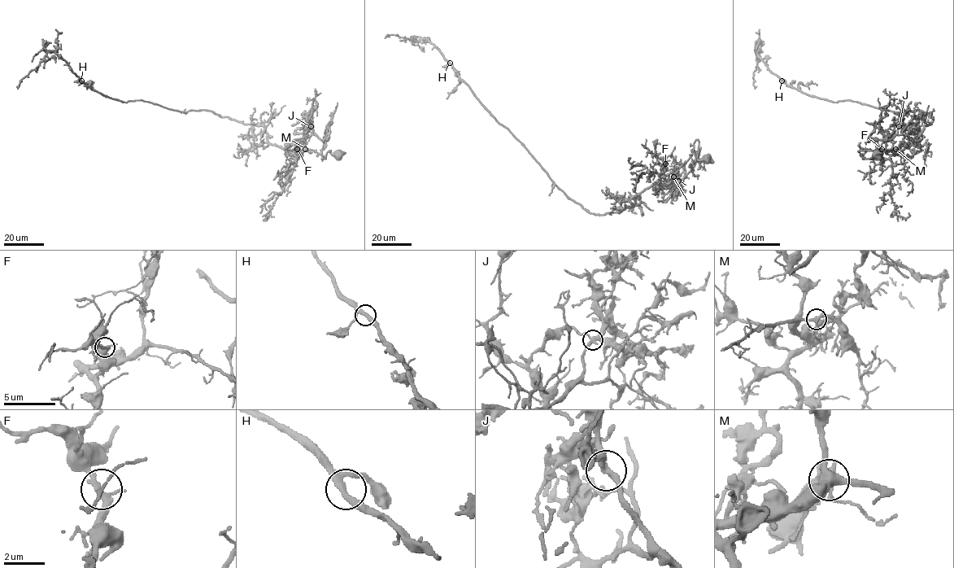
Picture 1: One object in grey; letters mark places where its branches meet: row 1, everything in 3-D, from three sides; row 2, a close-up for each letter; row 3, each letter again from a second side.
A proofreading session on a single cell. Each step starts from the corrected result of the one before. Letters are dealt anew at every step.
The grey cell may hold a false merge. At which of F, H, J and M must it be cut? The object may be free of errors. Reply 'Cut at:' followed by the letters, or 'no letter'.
Cut at: J

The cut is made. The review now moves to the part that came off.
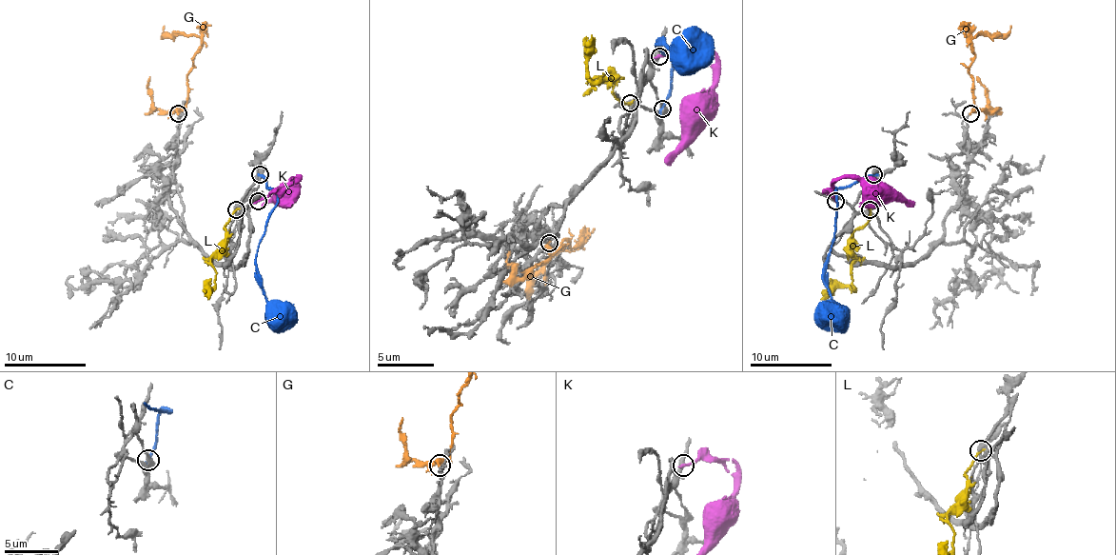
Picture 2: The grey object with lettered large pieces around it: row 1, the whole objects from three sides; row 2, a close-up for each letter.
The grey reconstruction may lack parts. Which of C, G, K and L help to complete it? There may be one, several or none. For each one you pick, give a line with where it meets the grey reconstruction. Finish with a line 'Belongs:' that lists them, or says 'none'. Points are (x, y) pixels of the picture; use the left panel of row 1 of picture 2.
G: (178, 113)
Belongs: G

